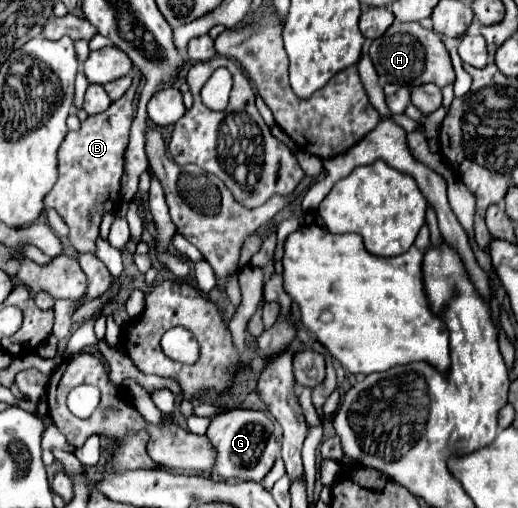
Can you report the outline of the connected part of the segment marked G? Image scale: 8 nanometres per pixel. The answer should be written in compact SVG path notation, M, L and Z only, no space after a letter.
M232 408L212 416L206 436L210 438L212 446L218 452L216 464L212 472L220 474L224 480L254 480L262 482L262 478L270 472L276 462L276 454L280 452L282 428L272 416L266 416L260 410L246 410L246 408Z

